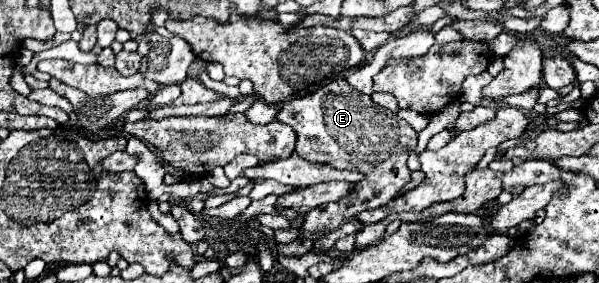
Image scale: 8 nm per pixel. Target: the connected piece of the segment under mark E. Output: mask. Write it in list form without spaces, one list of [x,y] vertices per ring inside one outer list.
[[[334,79],[314,93],[284,101],[276,119],[296,131],[298,139],[294,151],[298,157],[310,163],[326,163],[334,169],[364,173],[364,179],[356,183],[346,197],[336,203],[324,203],[306,215],[300,235],[304,239],[312,237],[314,231],[330,233],[368,207],[386,205],[410,181],[410,169],[406,161],[416,149],[418,133],[398,115],[388,115],[388,111],[376,107],[368,95],[358,93],[346,83],[346,79]]]

